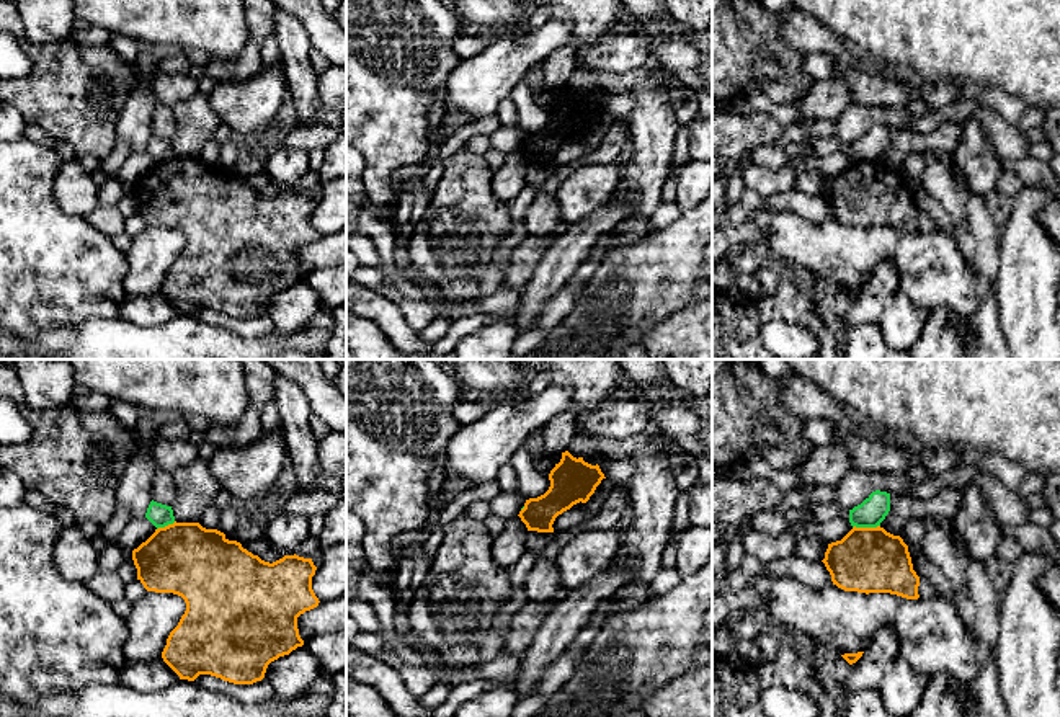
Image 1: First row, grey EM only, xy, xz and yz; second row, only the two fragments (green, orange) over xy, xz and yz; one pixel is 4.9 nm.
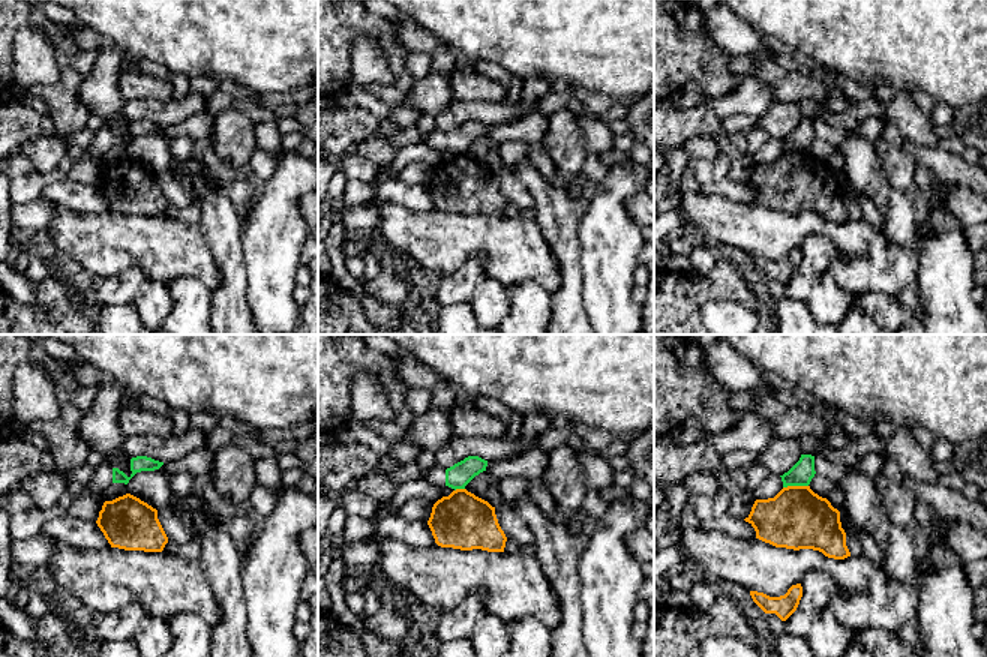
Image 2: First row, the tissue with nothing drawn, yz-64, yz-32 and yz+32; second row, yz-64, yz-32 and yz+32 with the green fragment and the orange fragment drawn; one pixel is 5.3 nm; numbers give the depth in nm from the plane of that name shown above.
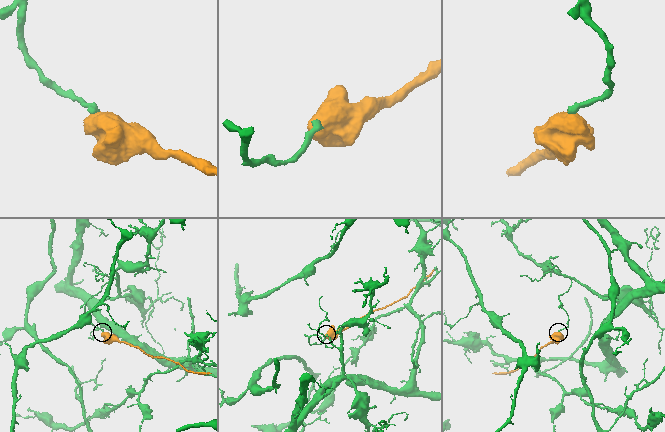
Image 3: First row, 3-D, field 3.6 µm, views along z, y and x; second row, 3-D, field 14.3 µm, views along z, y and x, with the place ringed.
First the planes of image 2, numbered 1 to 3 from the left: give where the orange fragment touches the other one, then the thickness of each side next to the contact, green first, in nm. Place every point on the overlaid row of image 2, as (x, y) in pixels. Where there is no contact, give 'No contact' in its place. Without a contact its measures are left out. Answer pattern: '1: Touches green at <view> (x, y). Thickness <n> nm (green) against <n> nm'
1: No contact
2: Touches green at yz-32 (459, 488). Thickness 130 nm (green) against 300 nm
3: Touches green at yz+32 (795, 485). Thickness 120 nm (green) against 340 nm

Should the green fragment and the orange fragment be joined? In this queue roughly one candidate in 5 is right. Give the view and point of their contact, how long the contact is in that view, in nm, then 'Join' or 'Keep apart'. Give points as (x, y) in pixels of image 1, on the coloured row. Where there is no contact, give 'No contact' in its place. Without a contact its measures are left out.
Touches green at yz (866, 526). Shared border 140 nm. Keep apart

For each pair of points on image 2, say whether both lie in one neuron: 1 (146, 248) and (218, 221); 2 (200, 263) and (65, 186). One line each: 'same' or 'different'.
1: different
2: different

